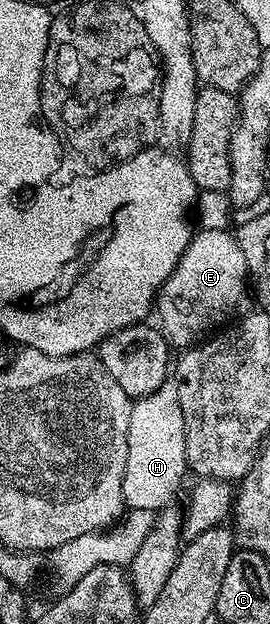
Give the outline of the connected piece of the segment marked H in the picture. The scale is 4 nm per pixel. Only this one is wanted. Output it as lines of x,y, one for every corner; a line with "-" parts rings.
168,381
153,394
145,396
144,399
134,400
127,434
123,495
133,495
135,499
135,495
147,493
149,503
160,503
166,507
174,500
171,498
178,493
179,486
183,483
183,474
186,476
188,471
185,421
177,397
177,386
174,382

